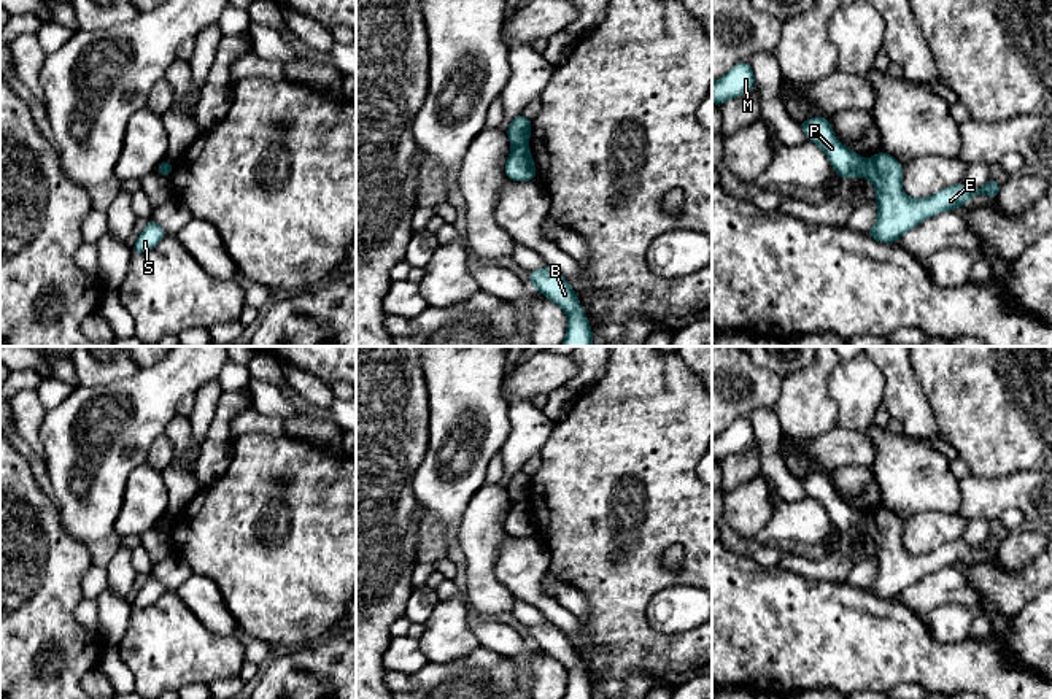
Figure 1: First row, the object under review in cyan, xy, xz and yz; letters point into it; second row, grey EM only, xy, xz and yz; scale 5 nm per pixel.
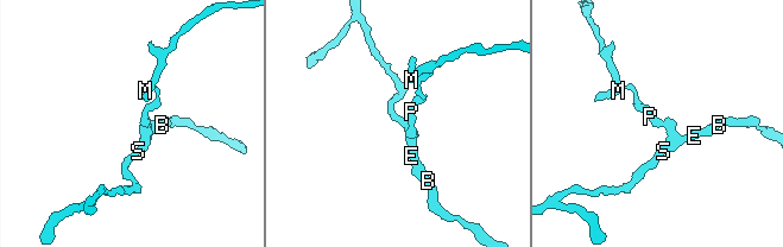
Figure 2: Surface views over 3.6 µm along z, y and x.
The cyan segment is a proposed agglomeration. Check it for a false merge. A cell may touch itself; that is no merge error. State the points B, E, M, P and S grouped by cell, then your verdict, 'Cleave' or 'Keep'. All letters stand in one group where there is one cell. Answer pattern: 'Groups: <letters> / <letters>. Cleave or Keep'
Groups: B E S / M P. Cleave

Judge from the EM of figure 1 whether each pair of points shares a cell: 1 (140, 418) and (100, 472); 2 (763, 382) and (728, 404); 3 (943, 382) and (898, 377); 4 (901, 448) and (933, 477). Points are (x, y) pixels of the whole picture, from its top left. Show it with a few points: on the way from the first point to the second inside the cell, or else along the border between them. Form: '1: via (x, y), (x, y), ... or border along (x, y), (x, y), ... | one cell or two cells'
1: via (127, 431), (100, 459) | one cell
2: via (755, 388), (744, 388), (736, 396) | one cell
3: border along (909, 363), (932, 413) | two cells
4: via (906, 458), (924, 475) | one cell

